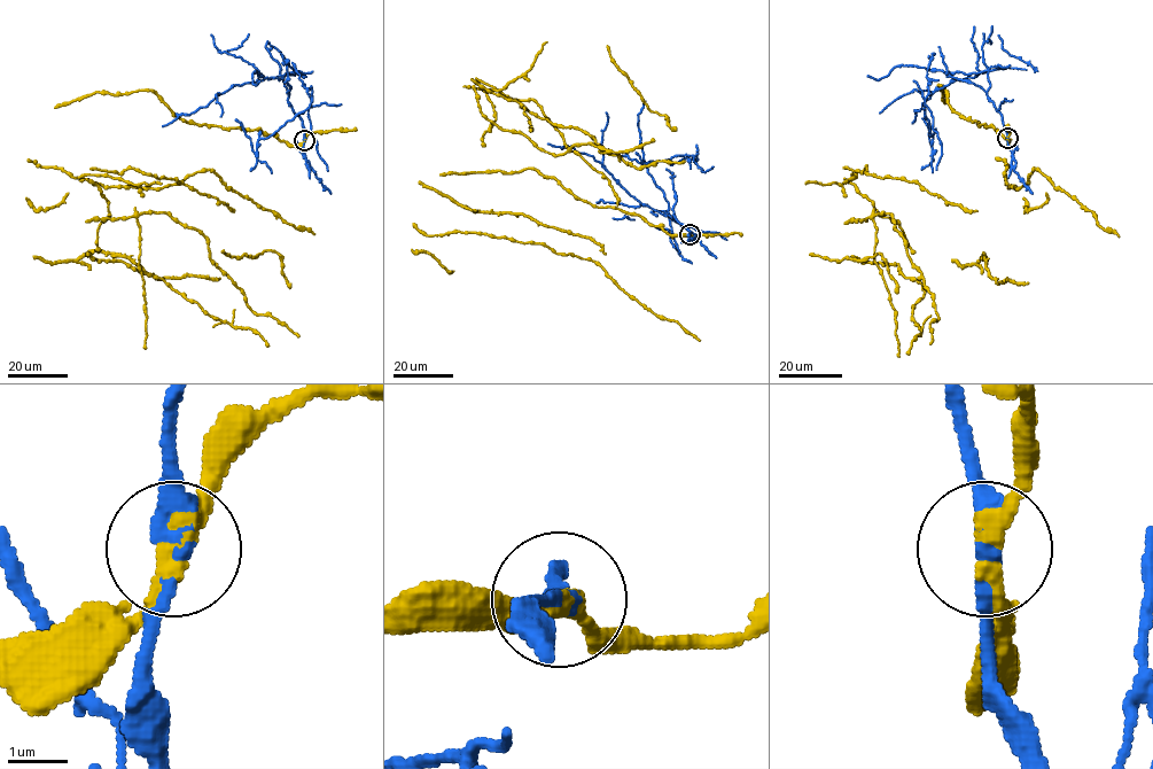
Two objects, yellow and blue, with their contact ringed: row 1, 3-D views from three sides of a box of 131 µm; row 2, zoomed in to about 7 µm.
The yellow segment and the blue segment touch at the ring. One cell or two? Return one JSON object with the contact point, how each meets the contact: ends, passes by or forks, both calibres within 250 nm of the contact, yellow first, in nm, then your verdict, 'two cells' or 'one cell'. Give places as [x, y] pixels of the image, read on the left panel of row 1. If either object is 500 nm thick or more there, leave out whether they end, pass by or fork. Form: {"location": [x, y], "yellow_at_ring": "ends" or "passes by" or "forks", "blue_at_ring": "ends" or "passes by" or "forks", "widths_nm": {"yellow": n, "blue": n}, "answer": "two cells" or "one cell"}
{"location": [304, 140], "yellow_at_ring": "passes by", "blue_at_ring": "passes by", "widths_nm": {"yellow": 340, "blue": 300}, "answer": "two cells"}

